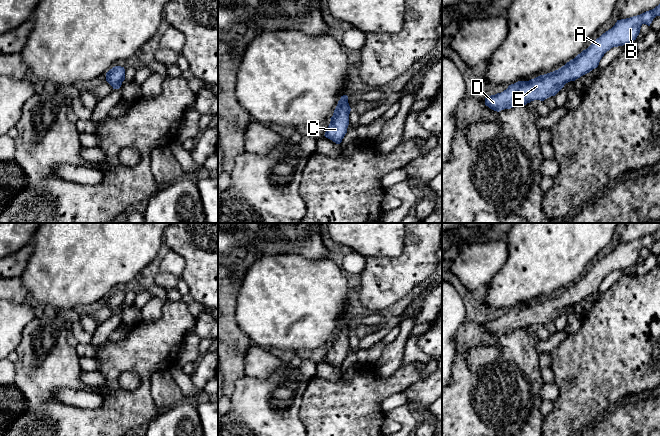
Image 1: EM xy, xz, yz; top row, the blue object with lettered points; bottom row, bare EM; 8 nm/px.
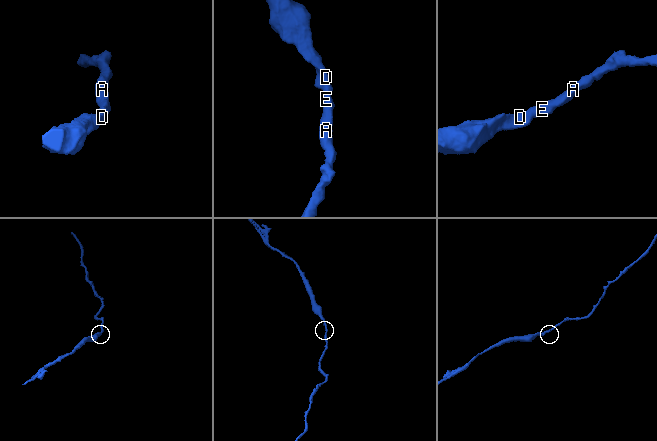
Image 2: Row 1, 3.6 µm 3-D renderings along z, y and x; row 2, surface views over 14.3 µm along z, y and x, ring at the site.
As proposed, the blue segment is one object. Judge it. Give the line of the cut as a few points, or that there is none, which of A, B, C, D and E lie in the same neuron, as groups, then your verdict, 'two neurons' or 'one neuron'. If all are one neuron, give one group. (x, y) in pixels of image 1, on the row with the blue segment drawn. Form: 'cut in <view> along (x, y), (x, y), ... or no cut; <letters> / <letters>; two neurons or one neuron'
no cut; A B C D E; one neuron

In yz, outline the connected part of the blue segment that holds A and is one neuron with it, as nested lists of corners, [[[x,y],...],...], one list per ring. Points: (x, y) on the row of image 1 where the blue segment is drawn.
[[[660,4],[640,15],[617,20],[611,29],[558,70],[529,81],[511,84],[503,92],[485,98],[485,105],[499,112],[518,104],[526,105],[534,100],[544,101],[555,96],[566,83],[575,81],[597,68],[604,54],[611,48],[636,40],[641,26],[643,24],[650,26],[656,16],[660,16]]]

